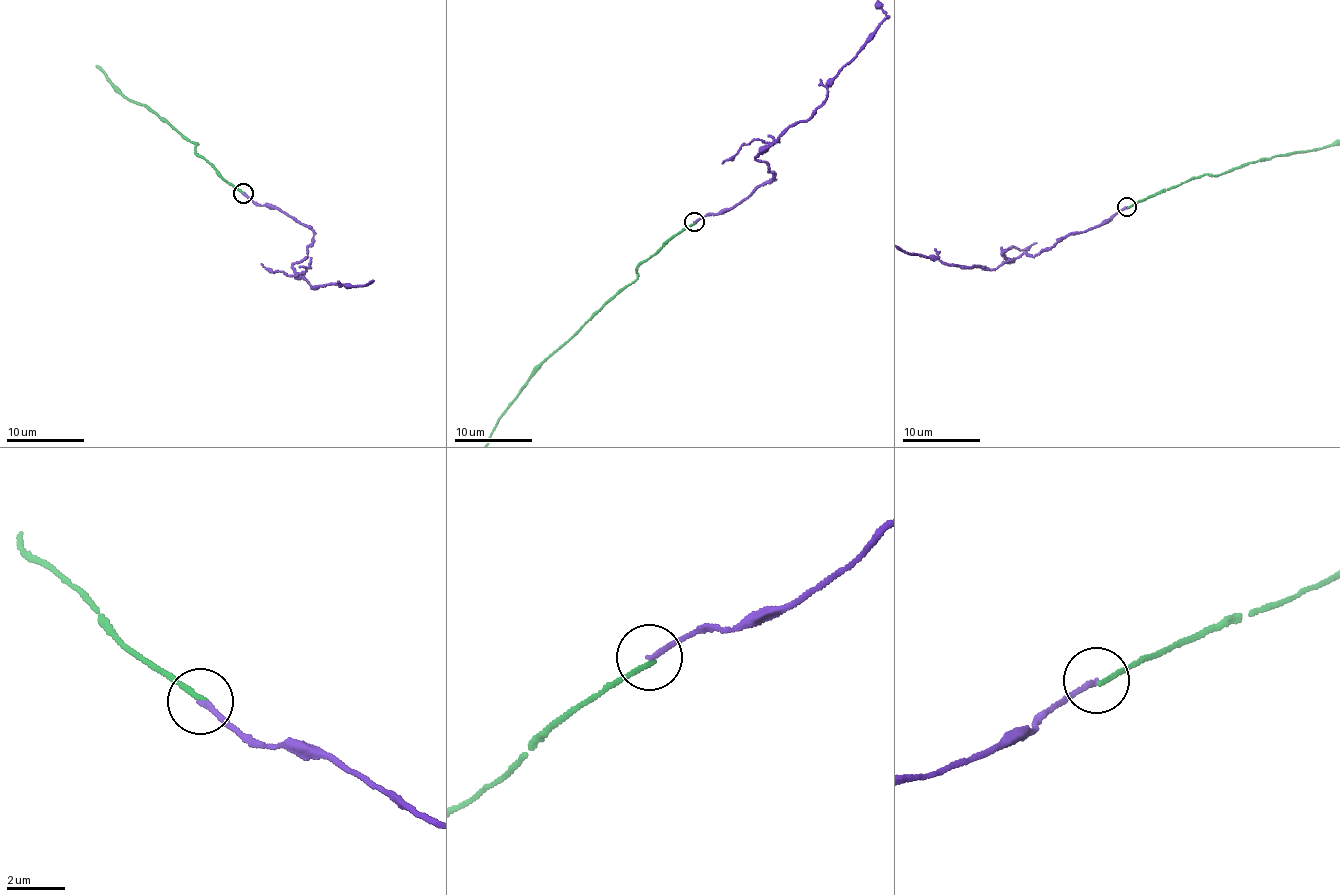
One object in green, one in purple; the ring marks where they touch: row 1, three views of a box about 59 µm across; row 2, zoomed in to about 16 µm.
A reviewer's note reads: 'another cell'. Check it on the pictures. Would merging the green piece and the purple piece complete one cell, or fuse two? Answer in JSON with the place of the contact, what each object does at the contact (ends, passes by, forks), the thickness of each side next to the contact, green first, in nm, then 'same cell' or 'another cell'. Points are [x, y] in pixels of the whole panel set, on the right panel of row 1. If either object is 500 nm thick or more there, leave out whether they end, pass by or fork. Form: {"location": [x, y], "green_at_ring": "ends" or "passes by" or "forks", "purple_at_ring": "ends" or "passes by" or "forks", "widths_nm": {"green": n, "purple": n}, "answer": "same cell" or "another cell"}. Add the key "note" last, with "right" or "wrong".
{"location": [1127, 207], "green_at_ring": "ends", "purple_at_ring": "ends", "widths_nm": {"green": 160, "purple": 160}, "answer": "another cell", "note": "right"}

